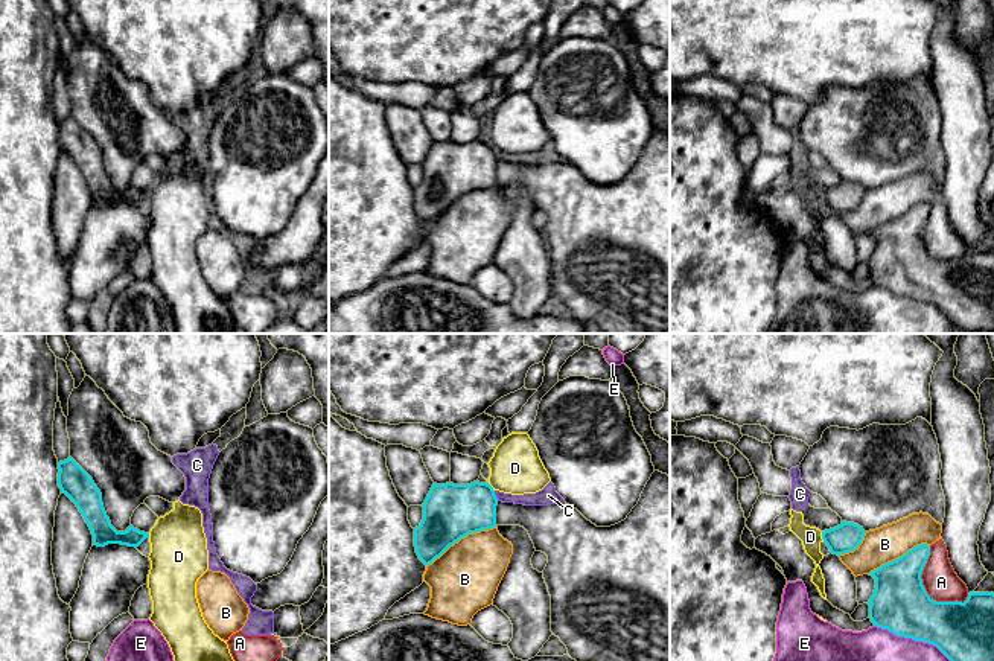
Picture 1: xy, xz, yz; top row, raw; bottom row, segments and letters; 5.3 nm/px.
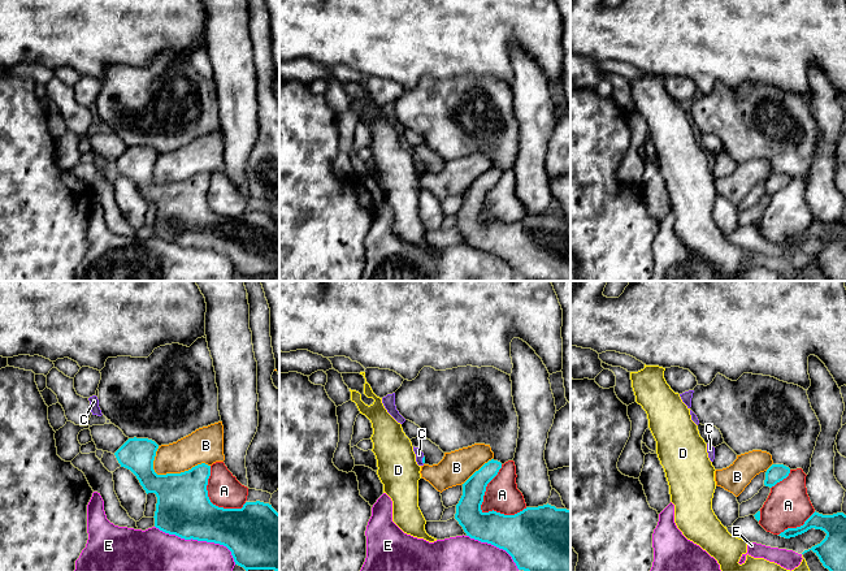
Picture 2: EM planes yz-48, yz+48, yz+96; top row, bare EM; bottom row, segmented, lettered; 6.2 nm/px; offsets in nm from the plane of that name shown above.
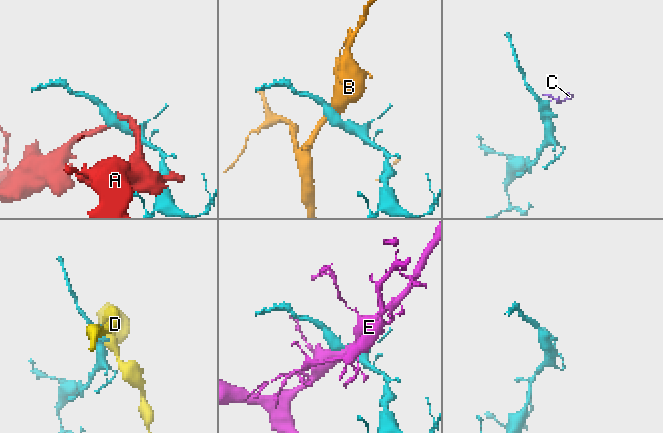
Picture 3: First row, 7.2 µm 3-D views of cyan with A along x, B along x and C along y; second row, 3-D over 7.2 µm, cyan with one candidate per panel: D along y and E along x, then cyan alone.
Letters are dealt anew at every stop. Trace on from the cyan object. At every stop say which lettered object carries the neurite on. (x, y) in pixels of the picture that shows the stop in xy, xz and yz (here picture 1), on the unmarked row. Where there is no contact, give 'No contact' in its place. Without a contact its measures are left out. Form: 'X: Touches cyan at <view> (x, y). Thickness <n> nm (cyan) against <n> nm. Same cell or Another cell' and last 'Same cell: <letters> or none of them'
A: Touches cyan at yz (923, 245). Thickness 300 nm (cyan) against 180 nm. Another cell
B: Touches cyan at xz (460, 197). Thickness 300 nm (cyan) against 360 nm. Another cell
C: Touches cyan at xz (495, 154). Thickness 300 nm (cyan) against 80 nm. Another cell
D: Touches cyan at yz (822, 195). Thickness 150 nm (cyan) against 110 nm. Another cell
E: Touches cyan at yz (915, 299). Thickness 300 nm (cyan) against 440 nm. Another cell
Same cell: none of them

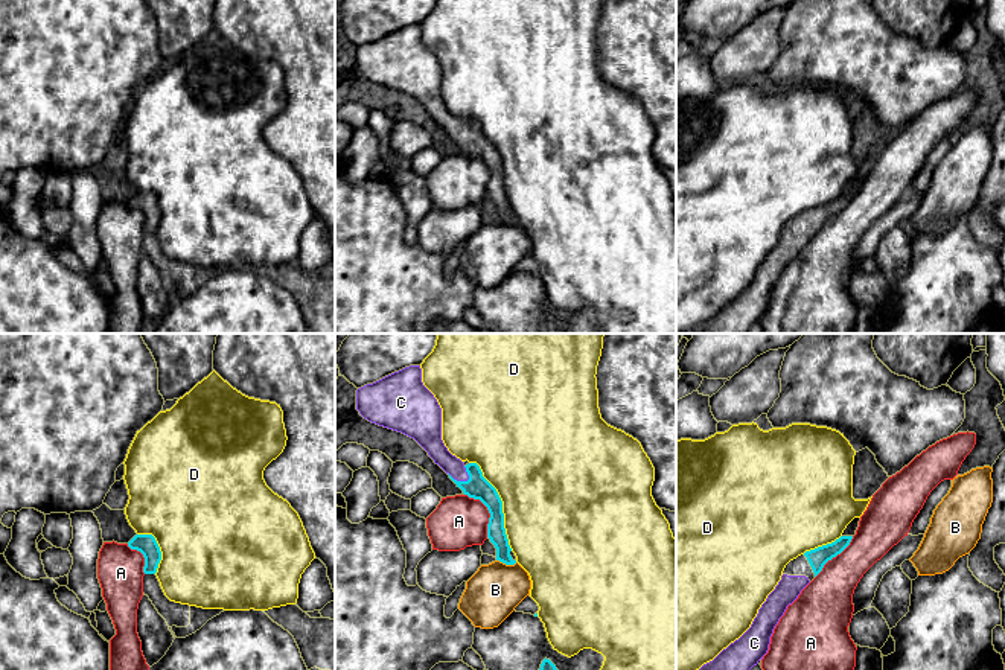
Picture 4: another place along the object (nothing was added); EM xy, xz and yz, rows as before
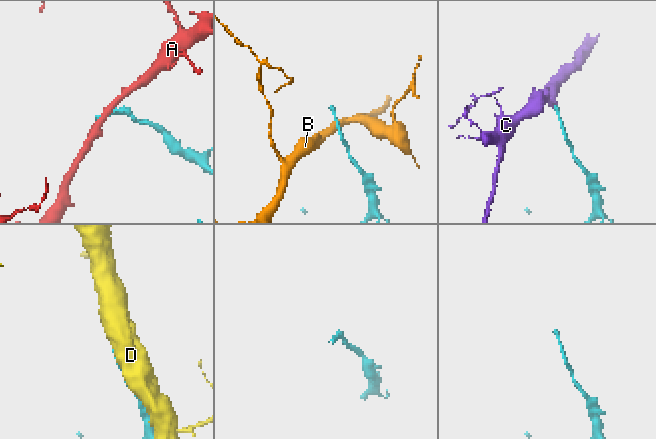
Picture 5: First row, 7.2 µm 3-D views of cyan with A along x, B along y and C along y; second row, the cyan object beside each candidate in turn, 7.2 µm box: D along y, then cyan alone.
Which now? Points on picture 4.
A: Touches cyan at xz (489, 171). Thickness 120 nm (cyan) against 280 nm. Another cell
B: Touches cyan at xz (507, 223). Thickness 100 nm (cyan) against 280 nm. Another cell
C: Touches cyan at xz (459, 140). Thickness 120 nm (cyan) against 110 nm. Same cell
D: Touches cyan at xz (501, 163). Thickness 120 nm (cyan) against 500 nm. Another cell
Same cell: C

